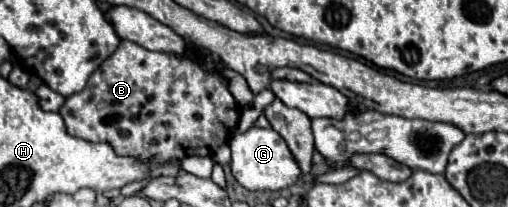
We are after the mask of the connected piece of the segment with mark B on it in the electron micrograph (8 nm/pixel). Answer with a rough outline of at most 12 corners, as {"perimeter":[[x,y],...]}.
{"perimeter":[[128,40],[58,110],[150,166],[212,156],[242,106]]}

